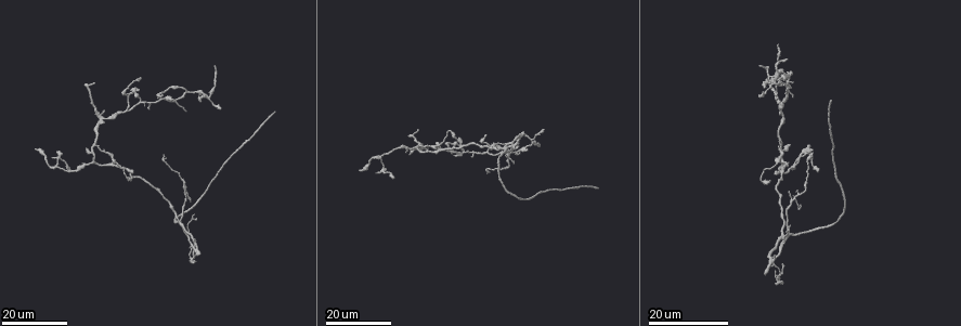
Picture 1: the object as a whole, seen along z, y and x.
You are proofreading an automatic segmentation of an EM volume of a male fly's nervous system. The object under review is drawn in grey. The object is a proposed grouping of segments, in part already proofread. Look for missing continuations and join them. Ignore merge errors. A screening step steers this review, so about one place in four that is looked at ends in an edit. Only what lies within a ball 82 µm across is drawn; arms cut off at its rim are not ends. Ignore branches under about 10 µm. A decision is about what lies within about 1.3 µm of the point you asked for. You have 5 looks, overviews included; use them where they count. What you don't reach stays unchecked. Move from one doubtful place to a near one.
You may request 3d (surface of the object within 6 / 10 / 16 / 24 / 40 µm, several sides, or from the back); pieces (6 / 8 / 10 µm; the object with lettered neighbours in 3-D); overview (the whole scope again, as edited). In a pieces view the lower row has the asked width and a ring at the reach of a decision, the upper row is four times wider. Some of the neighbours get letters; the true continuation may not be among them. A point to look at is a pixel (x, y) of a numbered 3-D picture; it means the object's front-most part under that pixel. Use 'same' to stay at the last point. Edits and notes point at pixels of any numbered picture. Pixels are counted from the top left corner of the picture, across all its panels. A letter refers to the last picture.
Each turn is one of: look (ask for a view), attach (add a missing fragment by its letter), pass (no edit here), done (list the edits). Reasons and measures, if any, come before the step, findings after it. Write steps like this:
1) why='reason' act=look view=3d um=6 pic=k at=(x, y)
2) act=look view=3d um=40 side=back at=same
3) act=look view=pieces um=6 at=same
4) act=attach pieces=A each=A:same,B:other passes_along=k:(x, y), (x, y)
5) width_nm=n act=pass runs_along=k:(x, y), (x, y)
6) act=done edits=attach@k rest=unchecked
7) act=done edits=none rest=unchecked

why='an open end' act=look view=3d um=16 pic=1 at=(135, 96)

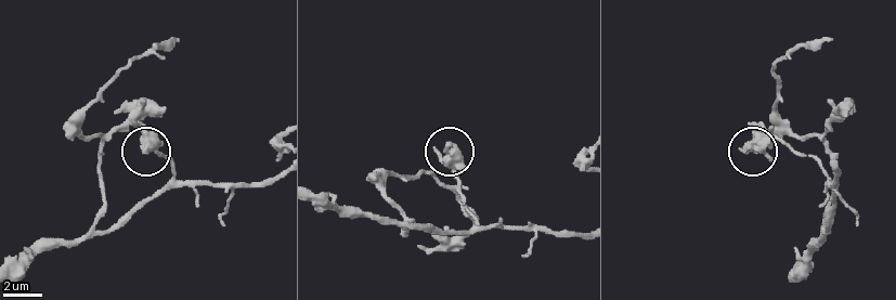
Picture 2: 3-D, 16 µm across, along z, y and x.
act=look view=pieces um=10 pic=2 at=(143, 151)

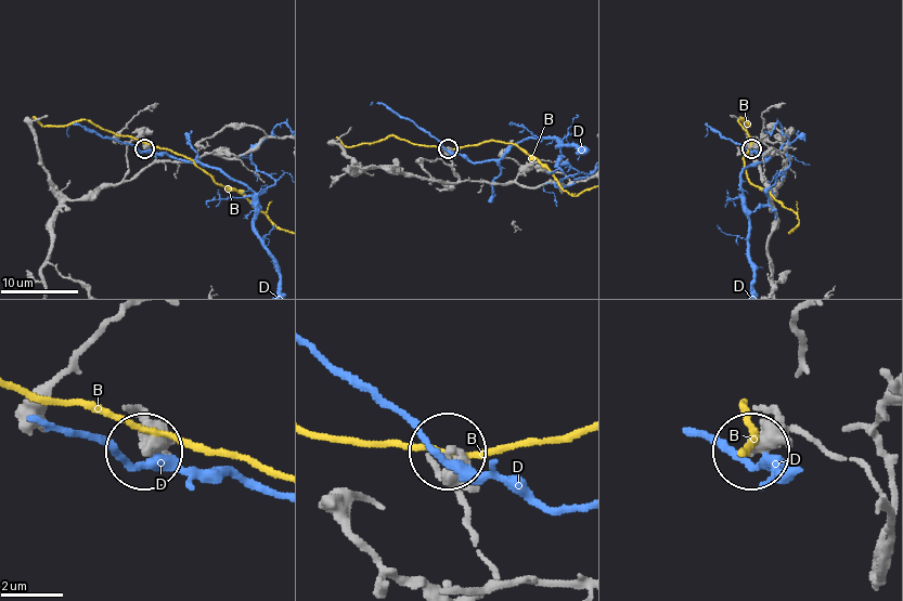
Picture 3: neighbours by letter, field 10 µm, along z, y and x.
act=pass each=B:other,D:other runs_along=3:(880, 492), (860, 469), (828, 458), (789, 430), (753, 451) found='none of them fits'

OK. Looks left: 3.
why='free end' act=look view=3d um=24 pic=1 at=(131, 89)

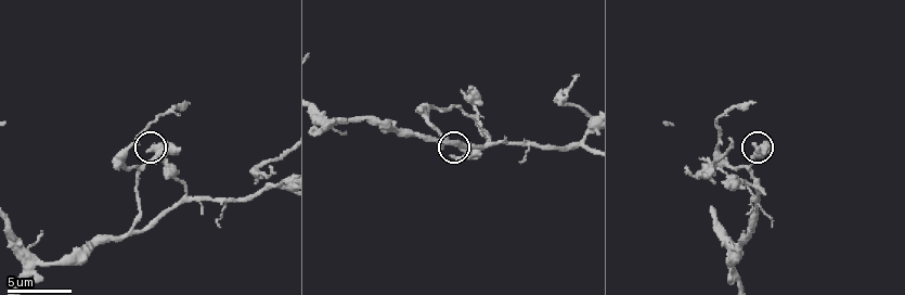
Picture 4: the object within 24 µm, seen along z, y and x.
act=look view=pieces um=10 pic=4 at=(453, 157)

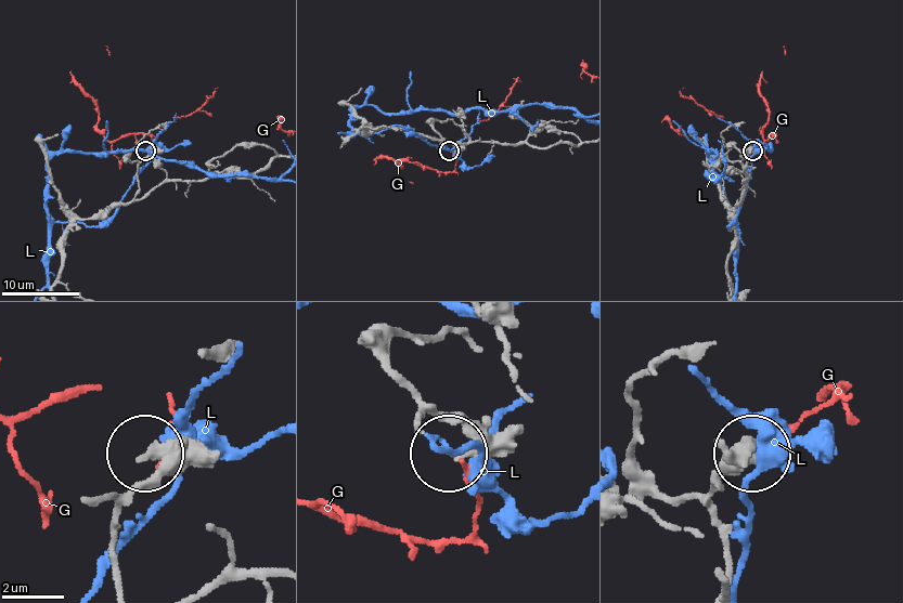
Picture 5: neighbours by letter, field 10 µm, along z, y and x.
act=pass each=G:other,L:other found='none of them fits'

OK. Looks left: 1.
act=done edits=none rest=unchecked

